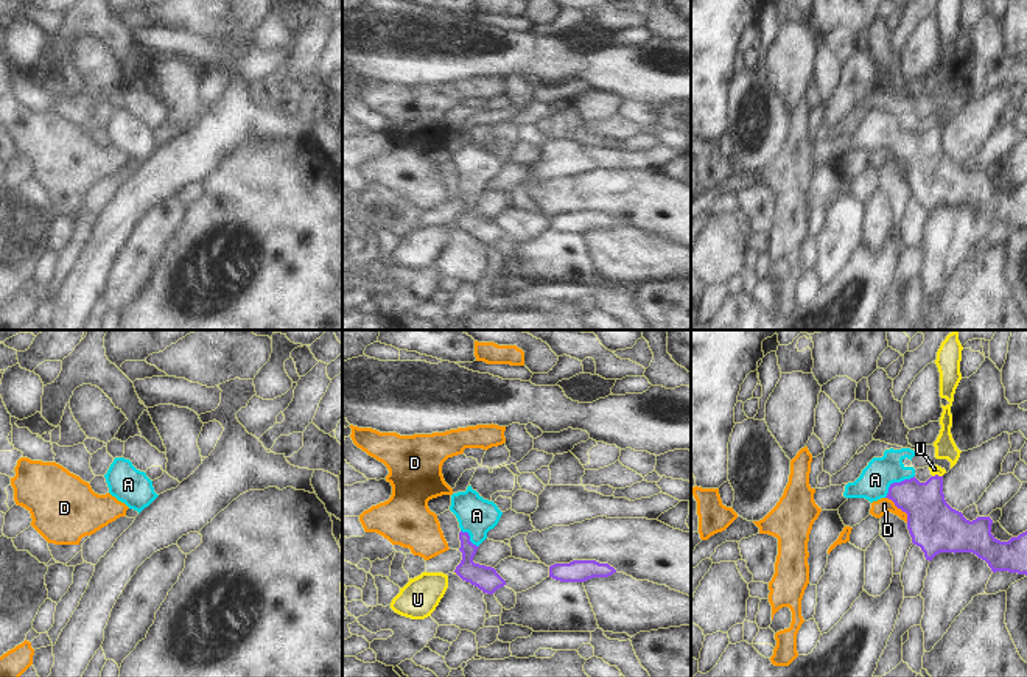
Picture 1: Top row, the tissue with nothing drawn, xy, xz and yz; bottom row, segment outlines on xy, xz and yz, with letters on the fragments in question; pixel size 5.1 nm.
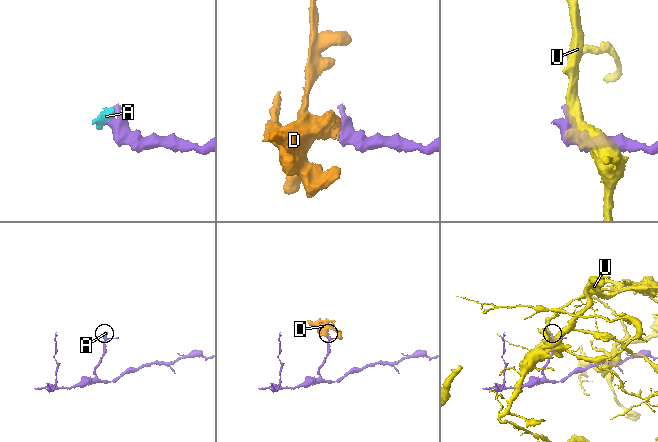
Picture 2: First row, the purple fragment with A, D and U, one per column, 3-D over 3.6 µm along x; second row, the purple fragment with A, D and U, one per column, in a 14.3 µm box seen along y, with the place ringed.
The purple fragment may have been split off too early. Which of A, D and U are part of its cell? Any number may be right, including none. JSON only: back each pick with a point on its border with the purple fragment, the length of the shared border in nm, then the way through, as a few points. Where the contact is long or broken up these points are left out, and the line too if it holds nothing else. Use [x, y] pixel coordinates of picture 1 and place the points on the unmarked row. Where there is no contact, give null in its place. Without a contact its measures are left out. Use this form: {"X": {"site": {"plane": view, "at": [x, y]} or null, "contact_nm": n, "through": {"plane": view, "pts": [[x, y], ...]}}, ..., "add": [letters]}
{"A": {"site": {"plane": "yz", "at": [897, 134]}, "contact_nm": 200, "through": {"plane": "yz", "pts": [[929, 170], [897, 134], [875, 131]]}}, "add": ["A"]}

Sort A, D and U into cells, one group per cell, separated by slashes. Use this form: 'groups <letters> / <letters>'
groups A / D / U

